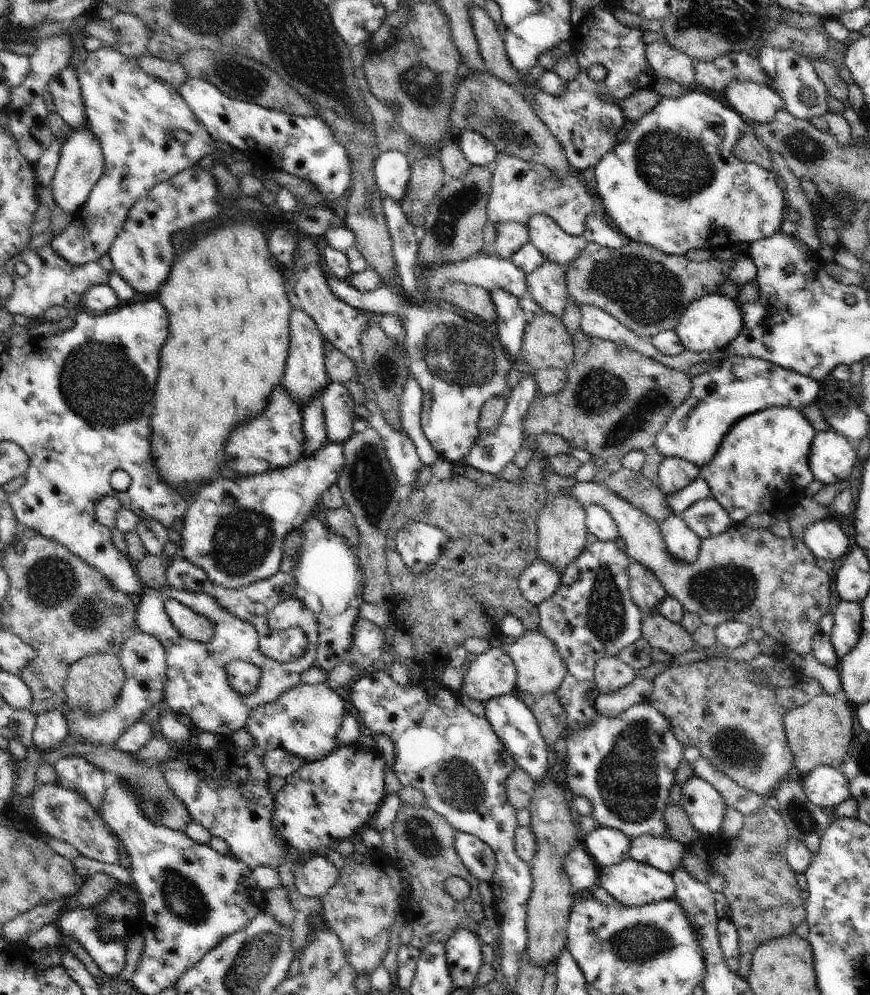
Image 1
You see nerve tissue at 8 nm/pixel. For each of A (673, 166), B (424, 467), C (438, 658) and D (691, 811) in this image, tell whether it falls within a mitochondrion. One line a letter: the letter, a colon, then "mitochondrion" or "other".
A: mitochondrion
B: other
C: other
D: other

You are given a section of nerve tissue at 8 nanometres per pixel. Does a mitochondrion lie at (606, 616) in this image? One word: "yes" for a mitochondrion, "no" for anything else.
yes

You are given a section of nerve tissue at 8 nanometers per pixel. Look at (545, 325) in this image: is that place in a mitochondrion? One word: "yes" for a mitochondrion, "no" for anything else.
no

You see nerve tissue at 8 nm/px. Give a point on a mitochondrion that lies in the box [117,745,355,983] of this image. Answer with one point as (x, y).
(185, 900)

